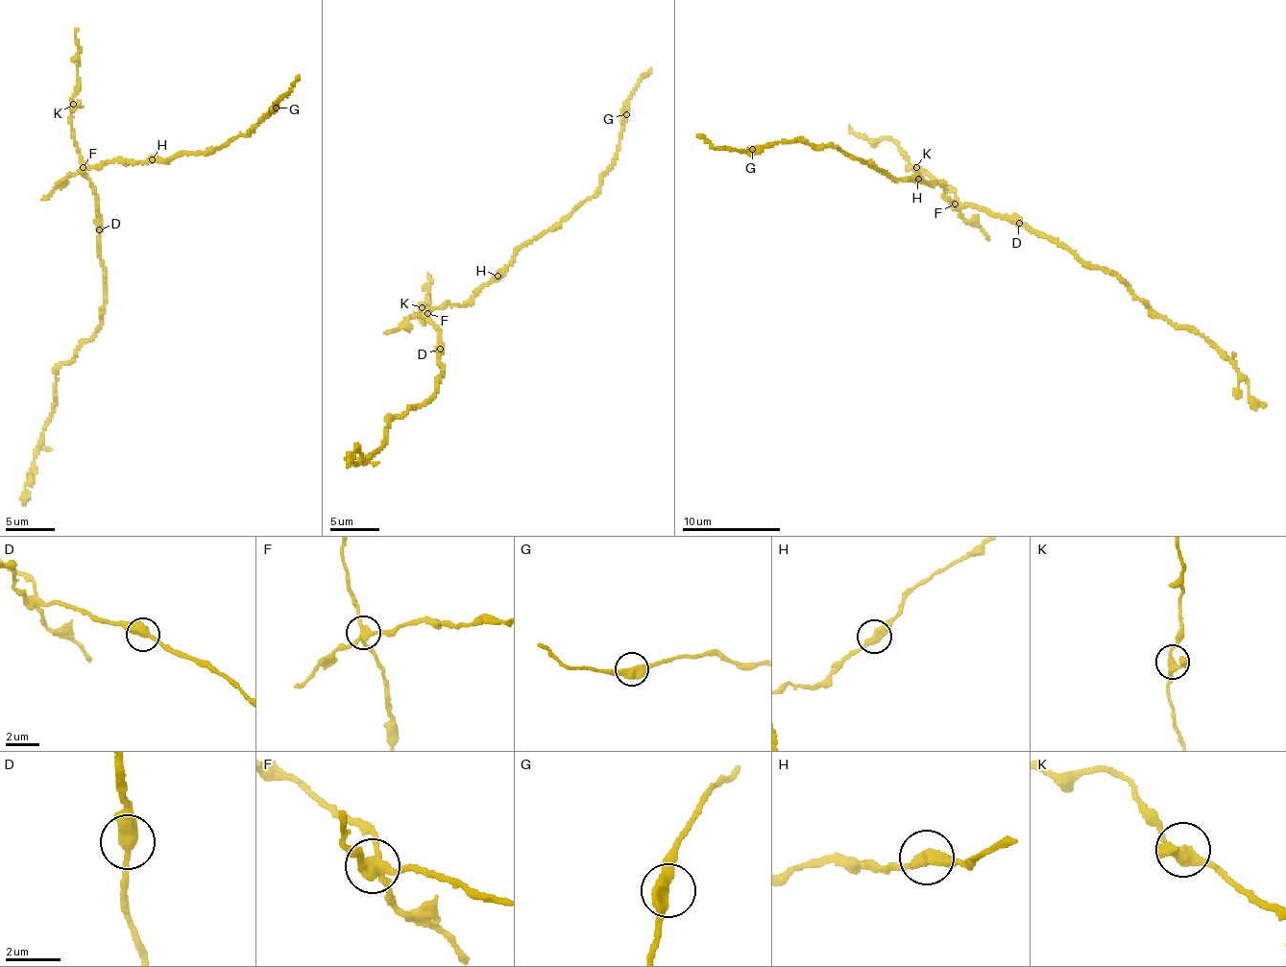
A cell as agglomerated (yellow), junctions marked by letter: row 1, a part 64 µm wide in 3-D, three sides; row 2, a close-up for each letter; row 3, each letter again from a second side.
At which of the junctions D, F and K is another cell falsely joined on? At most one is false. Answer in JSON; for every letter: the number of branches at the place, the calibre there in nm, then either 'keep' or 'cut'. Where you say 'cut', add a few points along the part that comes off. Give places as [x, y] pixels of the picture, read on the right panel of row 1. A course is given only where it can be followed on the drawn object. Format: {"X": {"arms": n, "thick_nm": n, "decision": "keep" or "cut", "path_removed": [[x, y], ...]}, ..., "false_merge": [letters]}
{"D": {"arms": 2, "thick_nm": 440, "decision": "keep"}, "F": {"arms": 4, "thick_nm": 360, "decision": "cut", "path_removed": [[955, 204], [944, 195], [943, 181], [931, 183], [917, 175], [900, 180], [833, 144], [715, 149], [697, 134]]}, "K": {"arms": 3, "thick_nm": 300, "decision": "keep"}, "false_merge": ["F"]}

